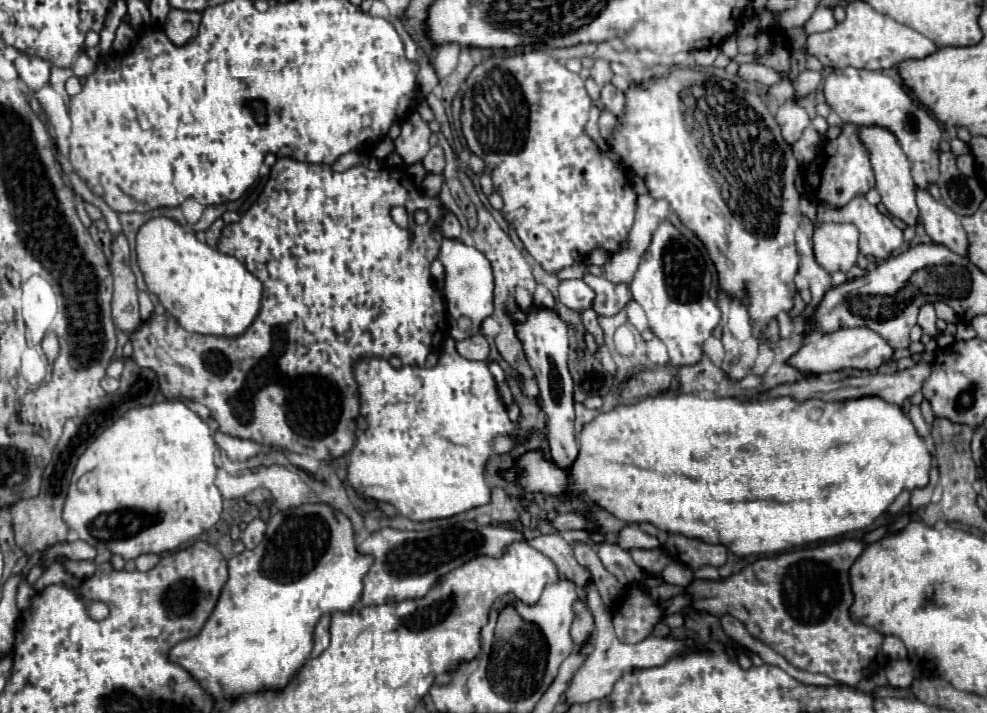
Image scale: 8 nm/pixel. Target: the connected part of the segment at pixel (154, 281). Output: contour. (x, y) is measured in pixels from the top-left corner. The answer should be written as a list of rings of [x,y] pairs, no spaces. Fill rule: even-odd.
[[[154,217],[146,221],[138,235],[136,235],[136,259],[138,267],[144,273],[144,281],[148,285],[148,291],[154,293],[164,309],[186,329],[192,333],[202,335],[224,335],[224,337],[236,337],[242,335],[252,321],[256,319],[260,311],[260,297],[262,297],[262,285],[244,265],[232,257],[224,255],[206,243],[198,241],[196,235],[188,229],[184,229],[178,221],[170,217]]]

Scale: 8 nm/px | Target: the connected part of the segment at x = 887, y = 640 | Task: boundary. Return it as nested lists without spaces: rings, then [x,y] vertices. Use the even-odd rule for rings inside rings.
[[[894,635],[884,637],[882,651],[884,651],[890,659],[906,659],[906,649],[904,649],[904,643],[902,643],[898,637],[894,637]]]

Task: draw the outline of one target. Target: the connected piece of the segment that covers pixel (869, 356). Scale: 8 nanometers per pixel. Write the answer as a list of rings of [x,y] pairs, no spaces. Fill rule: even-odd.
[[[854,327],[854,329],[838,329],[834,333],[826,333],[826,335],[816,335],[816,333],[808,333],[804,337],[802,347],[798,349],[798,353],[794,353],[788,359],[788,365],[796,367],[802,373],[834,373],[840,369],[860,369],[860,371],[876,371],[882,363],[890,361],[894,349],[878,335],[872,333],[870,329],[864,327]]]

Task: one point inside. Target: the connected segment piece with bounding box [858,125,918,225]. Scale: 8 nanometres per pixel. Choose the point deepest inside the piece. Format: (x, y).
(891, 168)

